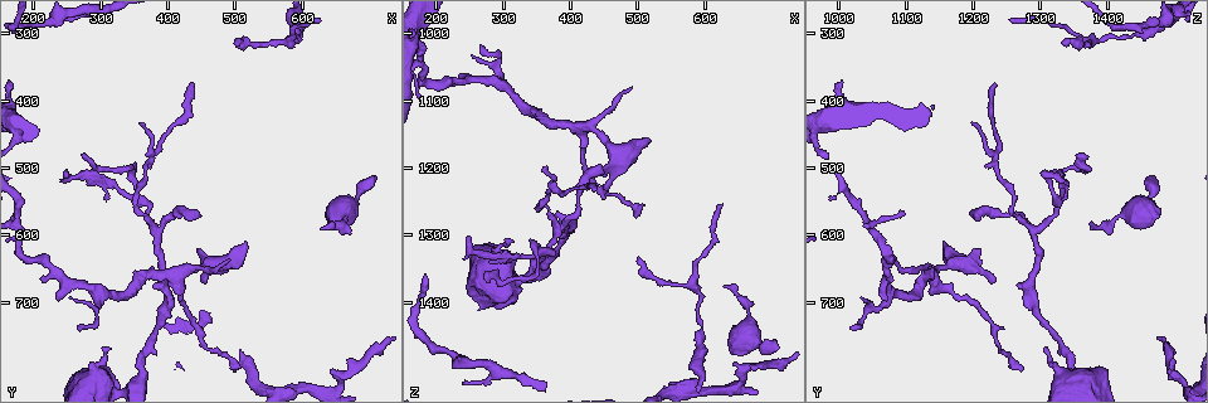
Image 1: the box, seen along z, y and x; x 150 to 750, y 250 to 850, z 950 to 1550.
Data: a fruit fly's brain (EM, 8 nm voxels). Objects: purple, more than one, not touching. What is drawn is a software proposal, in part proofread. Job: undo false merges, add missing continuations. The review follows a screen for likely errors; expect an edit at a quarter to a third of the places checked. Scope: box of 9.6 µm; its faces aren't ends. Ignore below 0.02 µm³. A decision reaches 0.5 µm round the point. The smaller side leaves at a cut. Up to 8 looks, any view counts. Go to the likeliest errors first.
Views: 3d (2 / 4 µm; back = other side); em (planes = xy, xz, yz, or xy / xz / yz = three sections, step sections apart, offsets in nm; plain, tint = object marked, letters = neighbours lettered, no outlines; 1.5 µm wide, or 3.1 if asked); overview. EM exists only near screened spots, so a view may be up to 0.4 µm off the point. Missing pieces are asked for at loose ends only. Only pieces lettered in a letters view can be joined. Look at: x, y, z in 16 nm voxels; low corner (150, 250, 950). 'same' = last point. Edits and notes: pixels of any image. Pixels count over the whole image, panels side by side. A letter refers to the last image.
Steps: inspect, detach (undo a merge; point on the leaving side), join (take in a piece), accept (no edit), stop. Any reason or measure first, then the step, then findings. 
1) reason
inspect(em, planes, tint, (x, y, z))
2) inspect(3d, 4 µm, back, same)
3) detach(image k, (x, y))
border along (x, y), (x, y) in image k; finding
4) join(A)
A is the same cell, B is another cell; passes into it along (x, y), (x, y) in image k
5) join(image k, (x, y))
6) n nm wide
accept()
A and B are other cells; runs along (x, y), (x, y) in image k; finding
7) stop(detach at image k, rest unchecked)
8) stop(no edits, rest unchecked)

looks like a crossing
inspect(em, planes, tint, (385, 595, 1295))

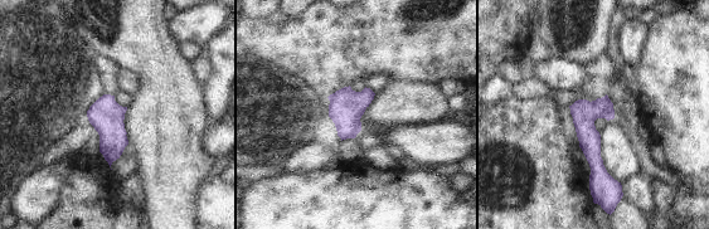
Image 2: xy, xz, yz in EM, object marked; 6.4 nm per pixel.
inspect(em, planes, letters, same)

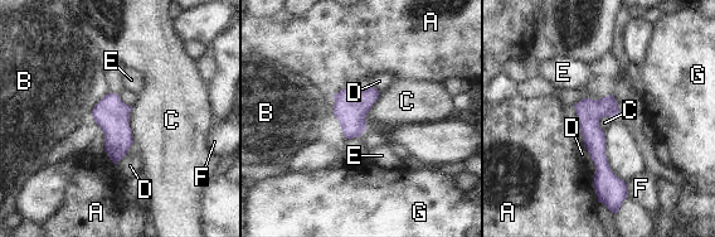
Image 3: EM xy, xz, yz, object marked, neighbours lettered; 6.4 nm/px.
170 nm wide; C touches over 240 nm
accept()
A, B, C, D, E, F and G are other cells; all the same cell

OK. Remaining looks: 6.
end of a long branch
inspect(3d, 4 µm, (495, 800, 1270))

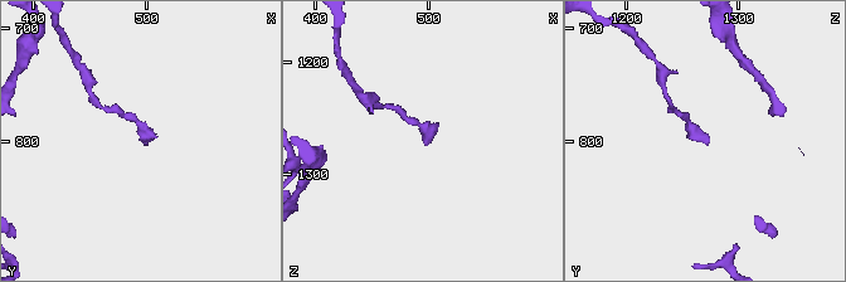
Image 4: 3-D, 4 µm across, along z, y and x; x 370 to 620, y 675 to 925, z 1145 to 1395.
need the tissue
inspect(em, planes, letters, (498, 802, 1272))

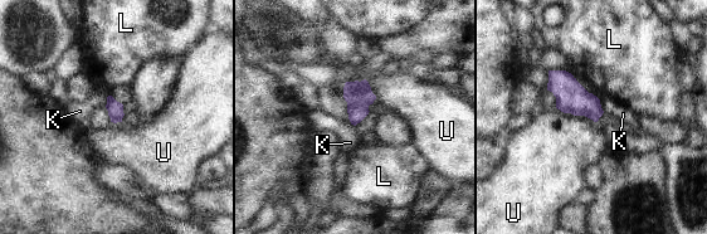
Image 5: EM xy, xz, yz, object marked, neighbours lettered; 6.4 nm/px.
accept()
K, L and U are other cells; border along (345, 82), (365, 79), (376, 98) in image 5; no lettered piece goes on from it

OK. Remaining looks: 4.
branch stops here
inspect(3d, 4 µm, back, (630, 595, 1380))

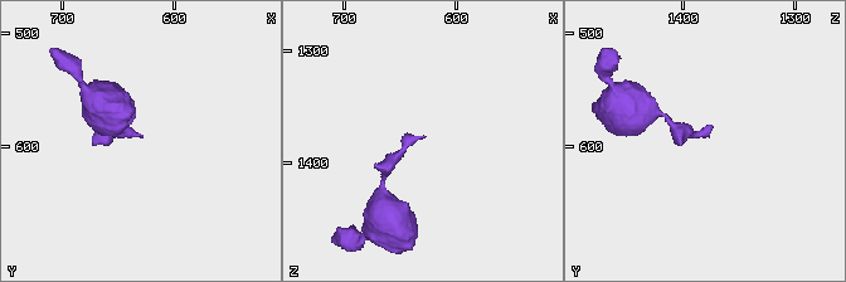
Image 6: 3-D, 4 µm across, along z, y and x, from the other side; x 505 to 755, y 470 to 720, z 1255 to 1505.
shape alone is not enough
inspect(em, planes, letters, (628, 592, 1374))

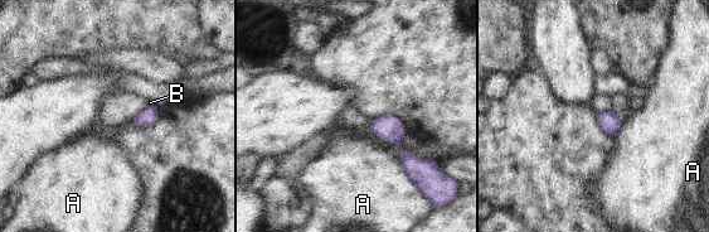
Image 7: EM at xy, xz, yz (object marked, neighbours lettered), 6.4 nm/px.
A touches over 160 nm
accept()
A and B are other cells; border along (398, 160), (411, 180) in image 7; no lettered piece goes on from it

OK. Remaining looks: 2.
stop(no edits, rest unchecked)

